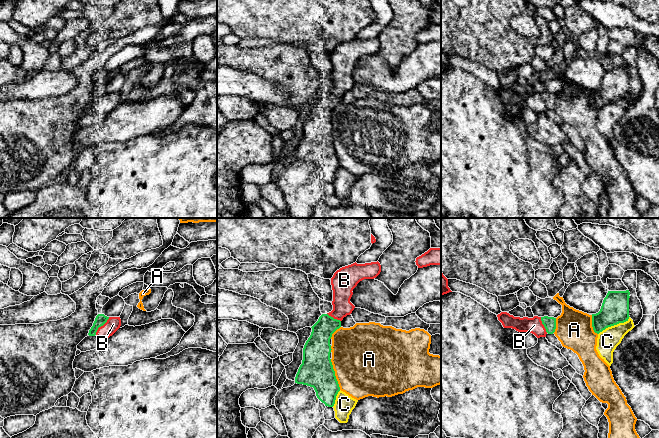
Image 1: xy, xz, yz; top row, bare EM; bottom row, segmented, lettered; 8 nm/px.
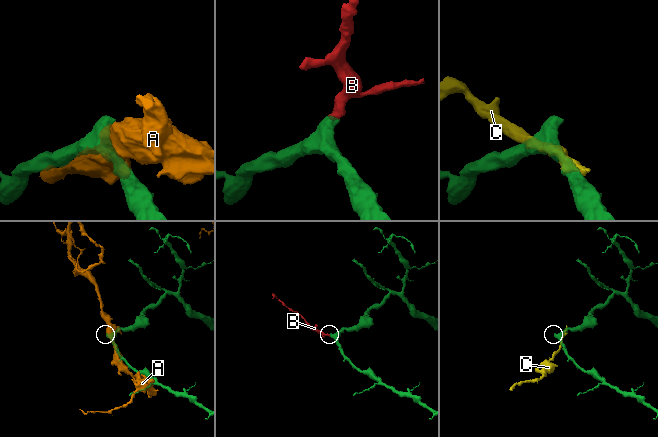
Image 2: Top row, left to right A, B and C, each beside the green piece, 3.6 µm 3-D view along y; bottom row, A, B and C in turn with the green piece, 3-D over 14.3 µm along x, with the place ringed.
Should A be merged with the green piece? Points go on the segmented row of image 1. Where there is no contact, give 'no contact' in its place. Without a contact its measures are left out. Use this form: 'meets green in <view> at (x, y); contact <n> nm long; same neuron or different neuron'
meets green in xz at (334, 374); contact 260 nm long; different neuron

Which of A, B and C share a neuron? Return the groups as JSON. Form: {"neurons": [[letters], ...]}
{"neurons": [["A"], ["B"], ["C"]]}

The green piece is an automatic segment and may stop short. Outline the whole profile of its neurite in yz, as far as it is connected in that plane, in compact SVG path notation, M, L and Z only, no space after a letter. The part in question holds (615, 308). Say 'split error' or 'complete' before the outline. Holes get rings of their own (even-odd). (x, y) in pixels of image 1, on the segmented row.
complete | M629 290L608 291L598 313L592 314L592 327L599 334L608 327L629 319Z

